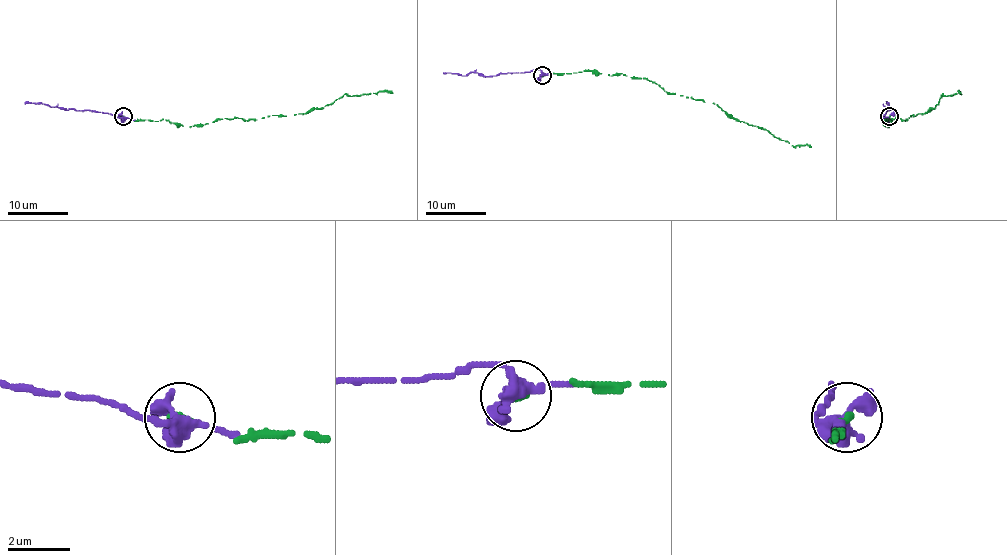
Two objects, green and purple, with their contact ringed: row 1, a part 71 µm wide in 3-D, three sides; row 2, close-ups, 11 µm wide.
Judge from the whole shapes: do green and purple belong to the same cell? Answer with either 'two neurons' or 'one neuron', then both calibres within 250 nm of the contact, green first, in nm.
one neuron | 200/380 nm

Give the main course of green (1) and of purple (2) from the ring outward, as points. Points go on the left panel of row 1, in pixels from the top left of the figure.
1: (123, 116), (191, 127), (226, 118), (296, 115), (345, 93), (392, 93)
2: (123, 116), (64, 110), (38, 102), (24, 104)

